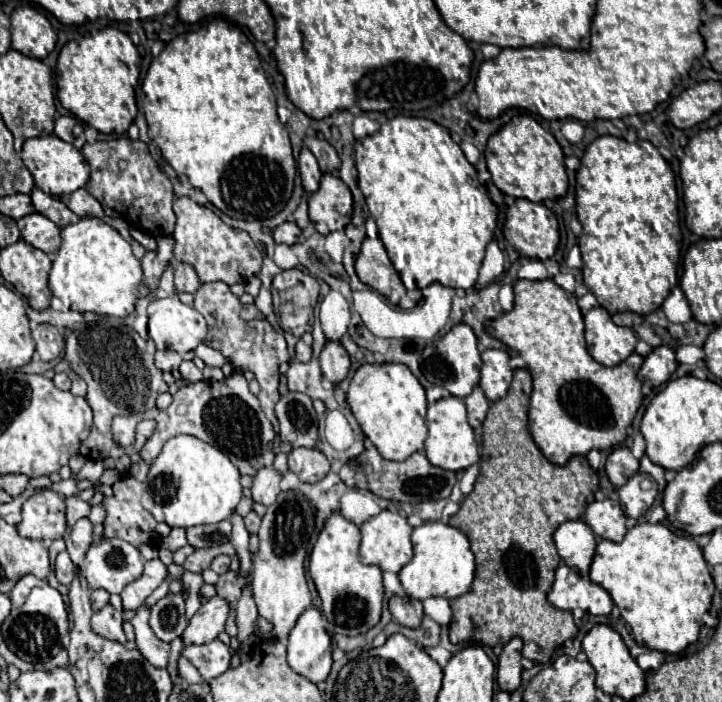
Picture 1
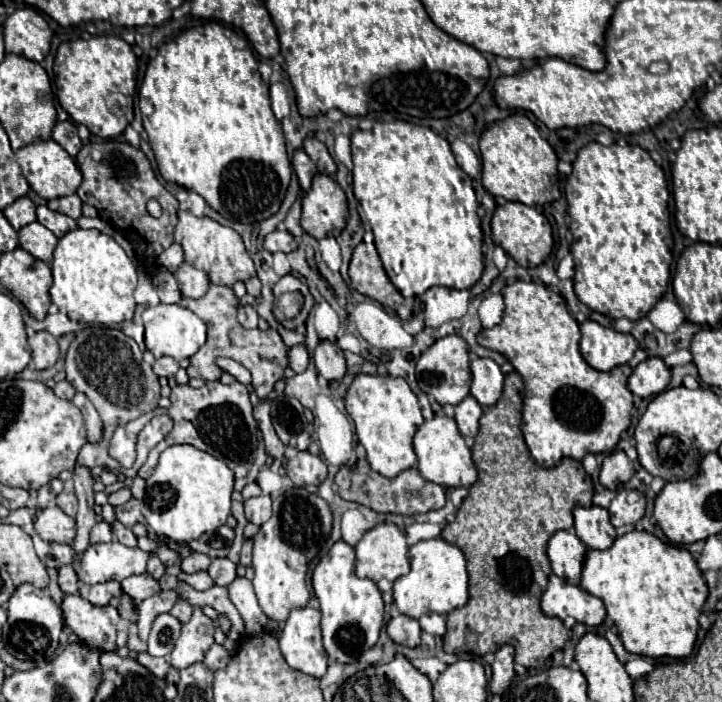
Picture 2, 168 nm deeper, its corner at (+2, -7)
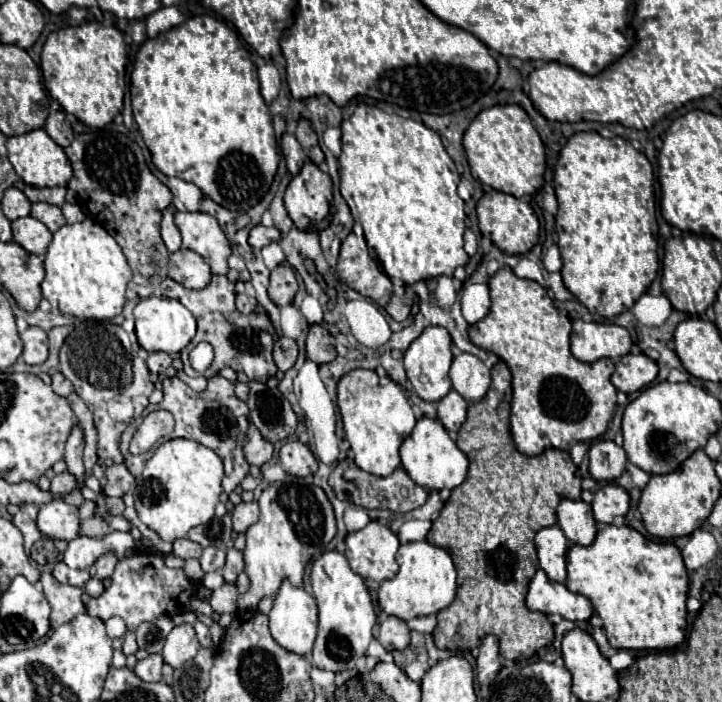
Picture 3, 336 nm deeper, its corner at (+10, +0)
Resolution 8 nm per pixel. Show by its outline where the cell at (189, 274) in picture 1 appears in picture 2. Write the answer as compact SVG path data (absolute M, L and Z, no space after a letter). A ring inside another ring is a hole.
M186 262L178 268L174 278L176 278L178 286L180 286L182 296L186 296L186 298L200 298L200 296L204 296L206 290L208 290L208 284L210 284L206 272L198 270L198 268L194 268L194 266L186 264Z

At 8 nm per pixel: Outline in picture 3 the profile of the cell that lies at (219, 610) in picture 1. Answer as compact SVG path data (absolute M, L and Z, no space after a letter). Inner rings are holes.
M180 625L168 633L164 649L162 649L162 659L170 667L178 669L194 657L198 647L200 645L198 645L198 639L194 637L194 627L192 625Z

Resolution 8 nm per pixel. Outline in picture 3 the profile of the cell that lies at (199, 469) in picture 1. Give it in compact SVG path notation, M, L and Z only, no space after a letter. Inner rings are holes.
M172 439L162 443L152 459L148 459L142 475L136 479L136 491L134 491L134 505L138 511L140 521L156 531L160 535L162 541L176 541L180 537L186 537L188 531L196 525L202 525L206 521L210 521L214 517L214 509L220 501L220 493L222 493L222 477L224 477L224 467L222 467L222 459L208 447L190 441L190 439Z

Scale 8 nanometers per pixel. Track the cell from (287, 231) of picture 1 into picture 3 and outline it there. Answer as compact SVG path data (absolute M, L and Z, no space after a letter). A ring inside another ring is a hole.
M256 225L252 231L250 231L250 237L248 237L248 243L254 247L254 249L262 249L274 241L280 239L280 231L276 227L264 227L264 225Z

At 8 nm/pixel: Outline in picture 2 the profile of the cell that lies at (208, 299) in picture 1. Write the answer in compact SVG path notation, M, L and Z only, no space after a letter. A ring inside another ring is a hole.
M210 284L208 292L198 298L198 300L192 300L192 298L182 298L180 306L192 310L196 316L200 316L206 324L208 324L208 340L206 344L190 358L190 364L198 368L200 376L204 380L218 380L222 370L214 364L214 360L218 356L226 356L226 358L232 358L236 362L240 362L244 368L250 370L252 374L252 386L260 398L260 404L256 406L254 410L254 418L258 422L258 428L262 432L262 438L266 442L266 452L274 458L282 458L284 456L284 450L286 446L280 442L280 438L276 436L274 432L274 426L270 422L270 392L274 390L274 384L284 376L284 370L288 366L288 348L284 346L280 334L274 330L274 328L268 328L266 332L262 330L246 330L238 324L236 320L236 310L238 310L238 298L234 296L232 288L228 286L218 286L218 284Z

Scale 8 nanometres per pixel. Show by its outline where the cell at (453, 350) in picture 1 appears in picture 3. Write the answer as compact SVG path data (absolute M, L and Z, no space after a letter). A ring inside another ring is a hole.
M430 327L424 329L422 335L418 339L414 339L408 347L408 351L404 353L404 367L406 367L406 375L414 387L414 391L418 393L418 397L422 397L424 401L436 403L440 401L450 389L450 377L448 377L448 369L452 363L452 341L450 335L446 333L446 329L442 327Z

